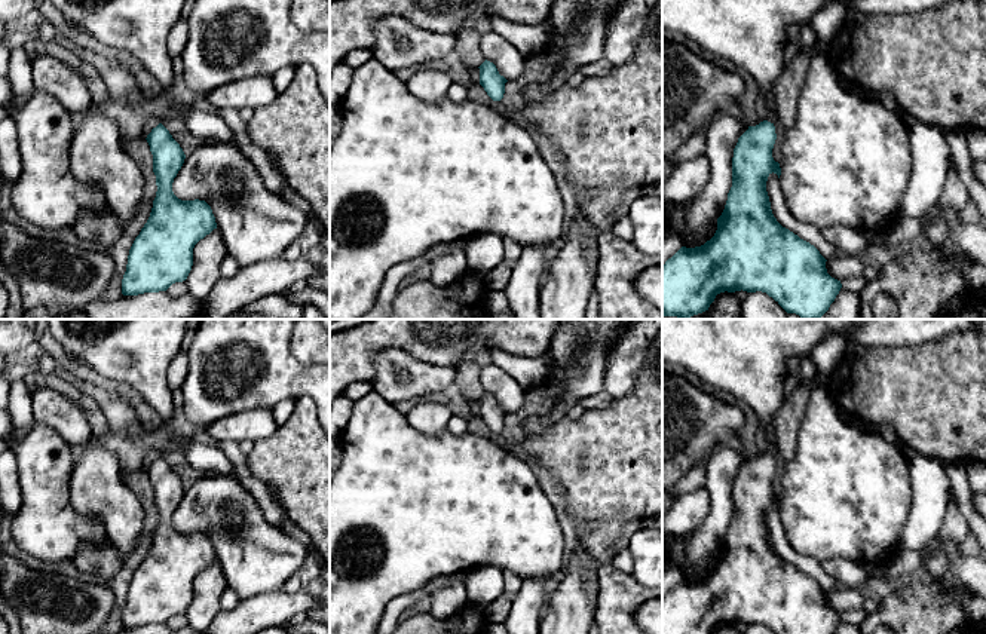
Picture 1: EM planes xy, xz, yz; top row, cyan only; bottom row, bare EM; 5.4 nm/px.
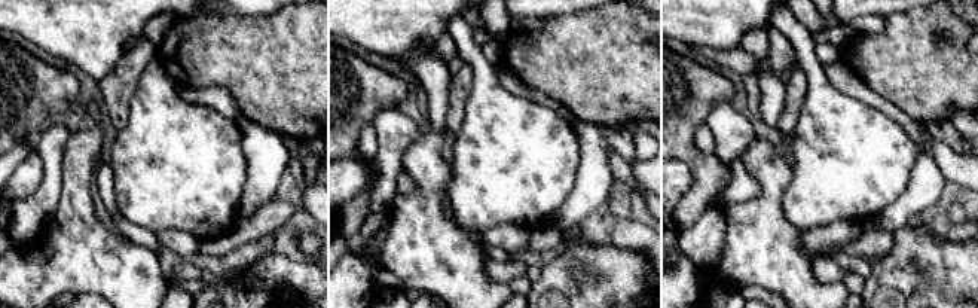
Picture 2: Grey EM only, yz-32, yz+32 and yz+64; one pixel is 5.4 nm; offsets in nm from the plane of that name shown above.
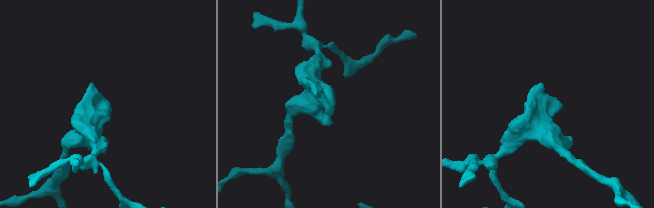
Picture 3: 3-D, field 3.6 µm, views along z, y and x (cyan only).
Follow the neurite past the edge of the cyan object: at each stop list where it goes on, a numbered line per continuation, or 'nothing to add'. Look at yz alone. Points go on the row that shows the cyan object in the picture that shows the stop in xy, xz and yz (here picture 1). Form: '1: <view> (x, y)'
1: yz (752, 33)

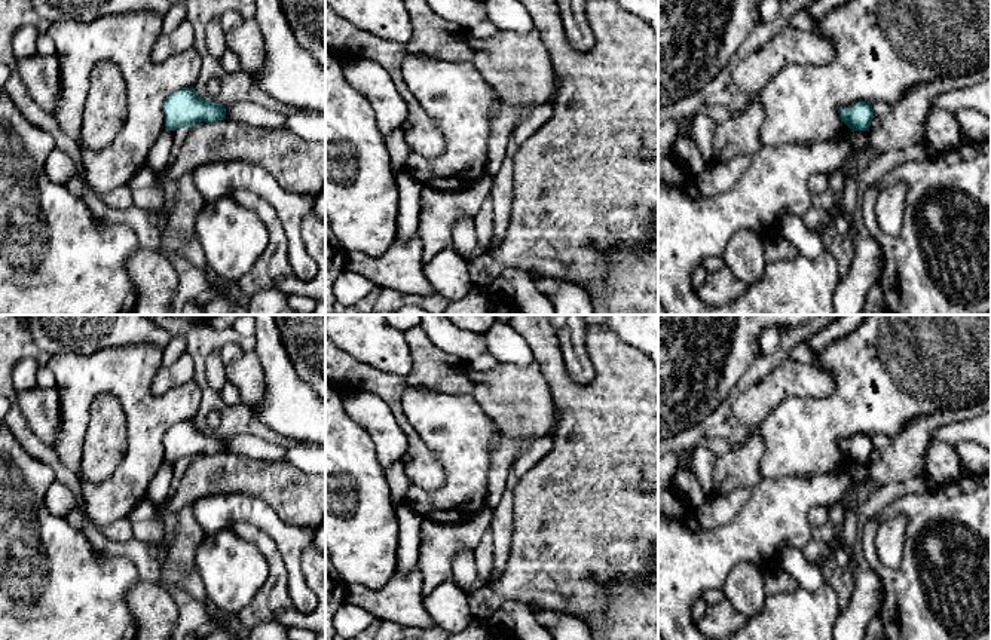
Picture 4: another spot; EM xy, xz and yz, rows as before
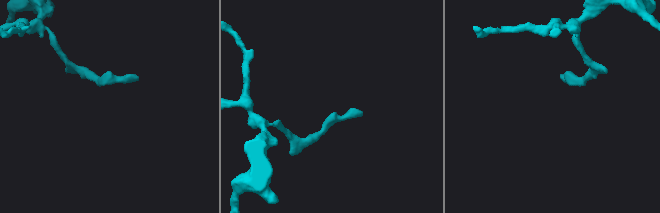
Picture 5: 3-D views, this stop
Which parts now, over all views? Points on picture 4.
nothing to add

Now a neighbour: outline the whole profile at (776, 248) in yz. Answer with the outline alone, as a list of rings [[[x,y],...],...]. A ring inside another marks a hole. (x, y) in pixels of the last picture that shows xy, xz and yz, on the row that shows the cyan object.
[[[770,236],[764,244],[764,258],[767,263],[782,263],[795,260],[799,255],[796,246],[782,236]]]

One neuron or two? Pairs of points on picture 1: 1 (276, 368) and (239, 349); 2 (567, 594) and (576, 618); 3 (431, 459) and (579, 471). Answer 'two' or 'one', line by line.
1: one
2: one
3: two

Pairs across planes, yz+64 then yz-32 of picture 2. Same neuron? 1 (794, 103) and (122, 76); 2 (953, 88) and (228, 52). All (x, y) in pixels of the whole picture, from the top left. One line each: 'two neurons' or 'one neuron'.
1: one neuron
2: one neuron

